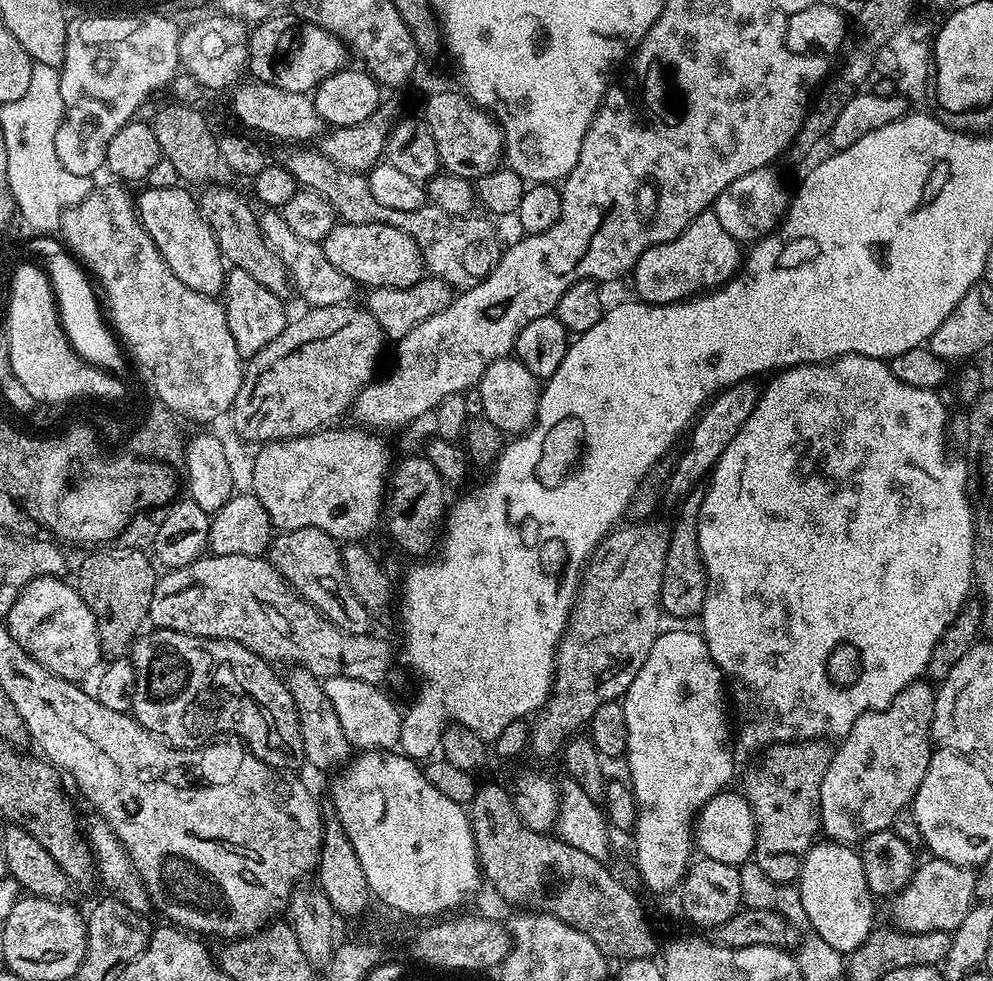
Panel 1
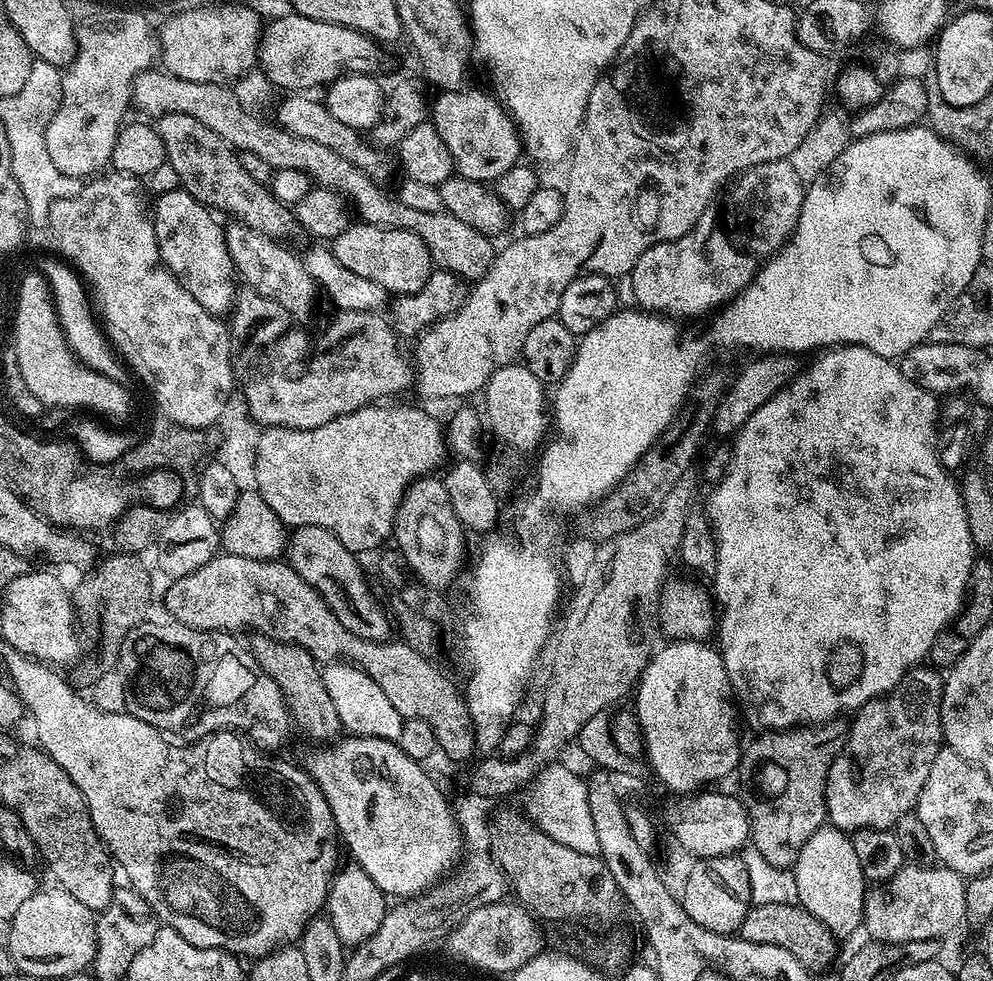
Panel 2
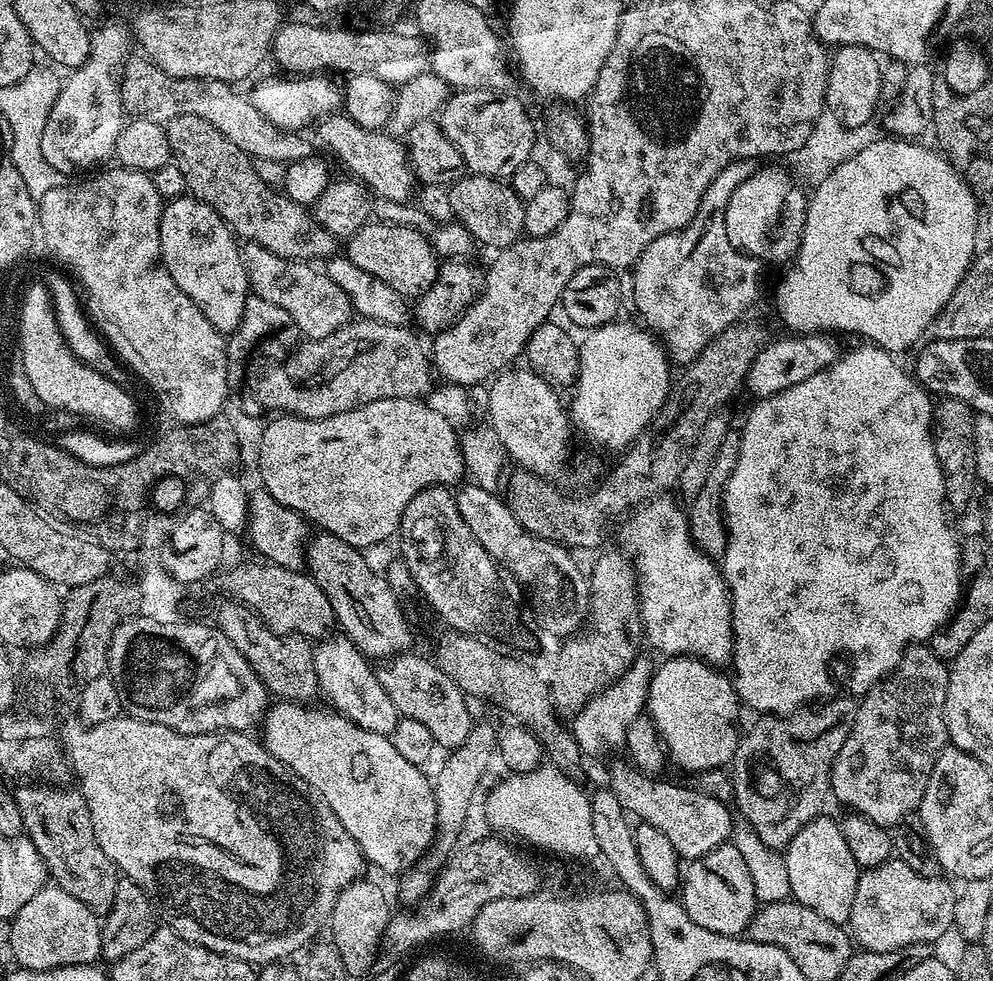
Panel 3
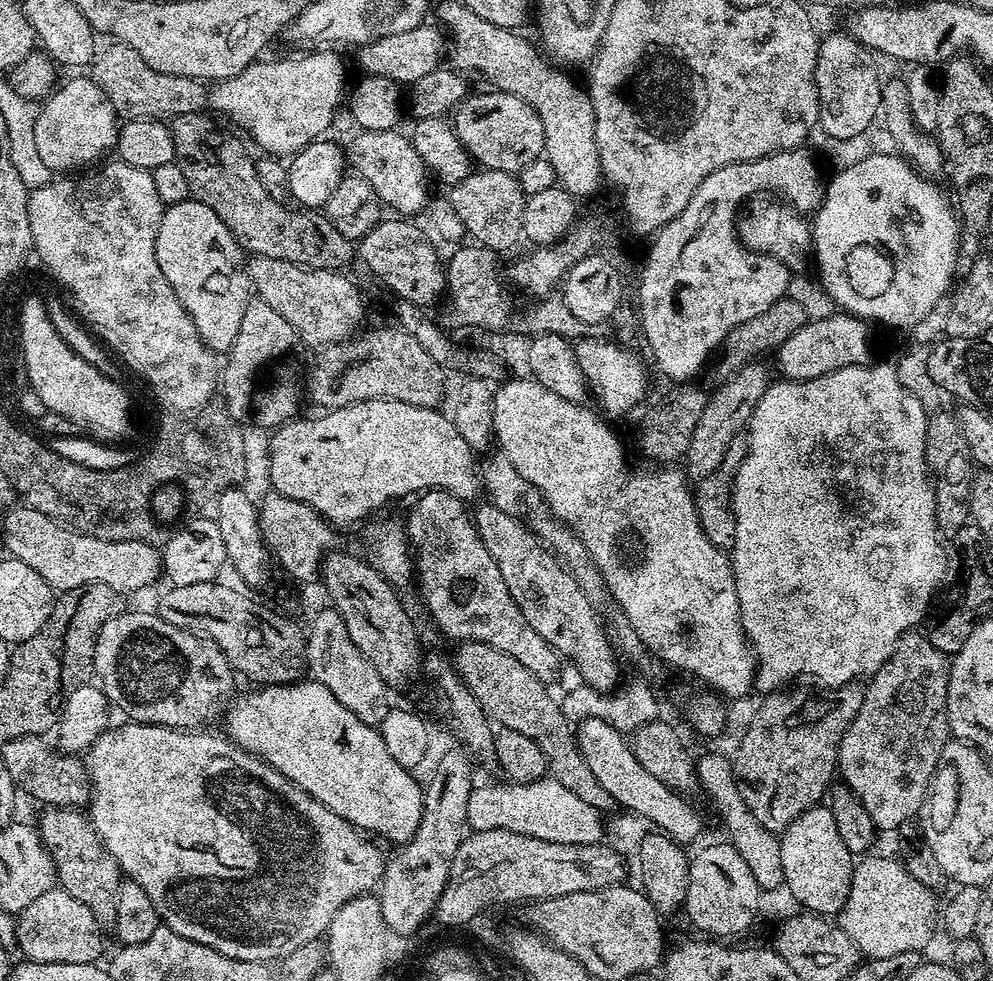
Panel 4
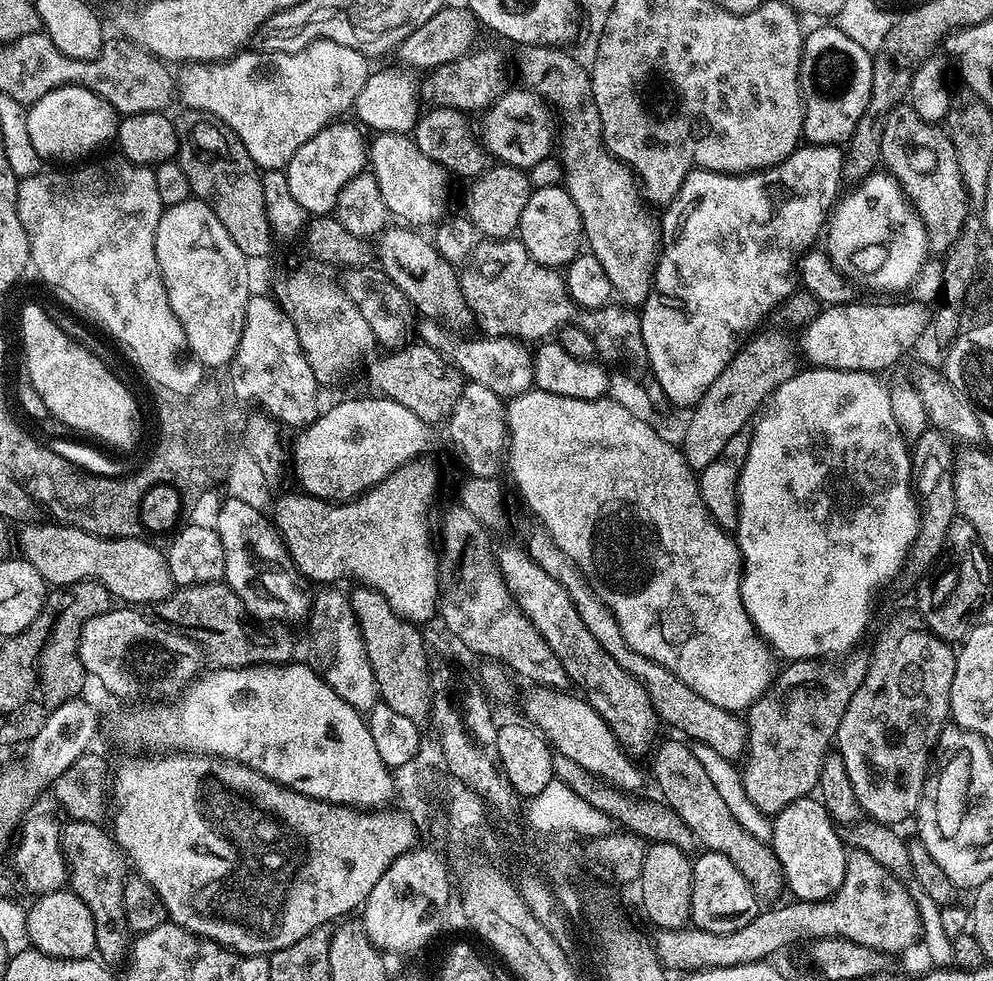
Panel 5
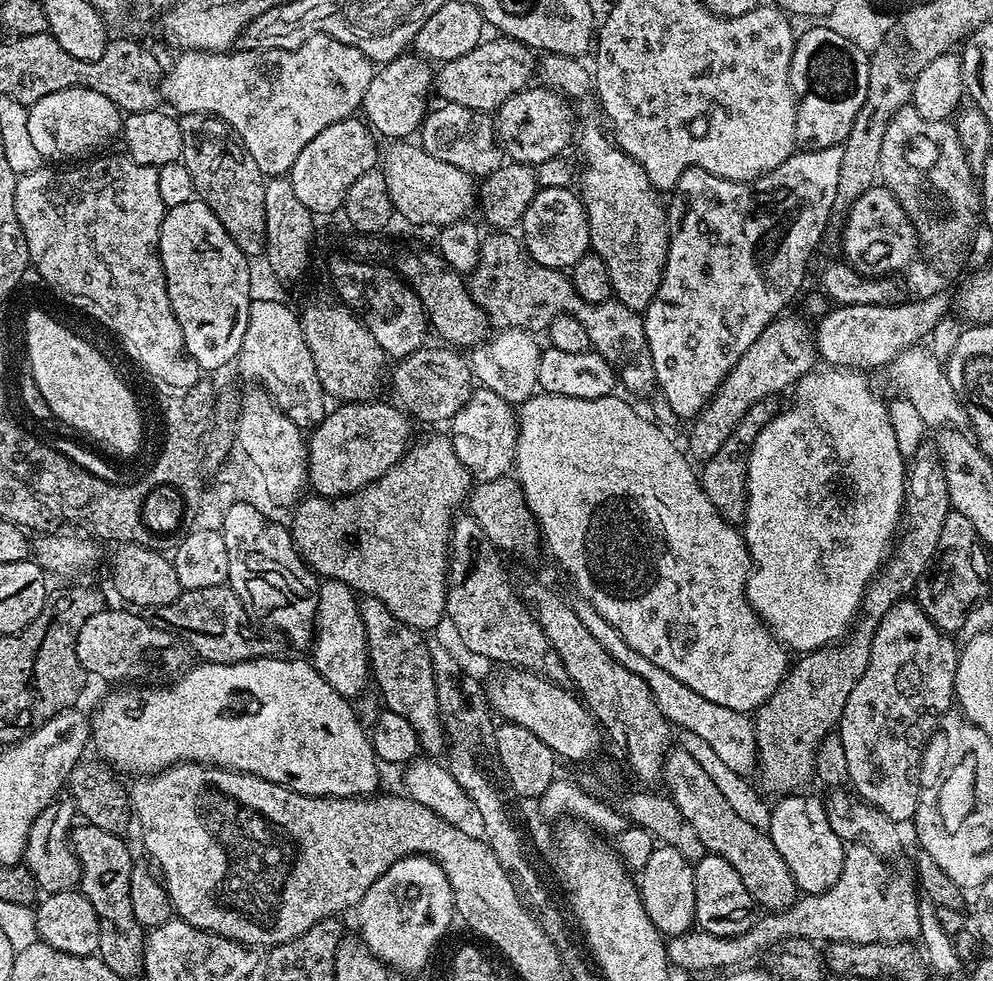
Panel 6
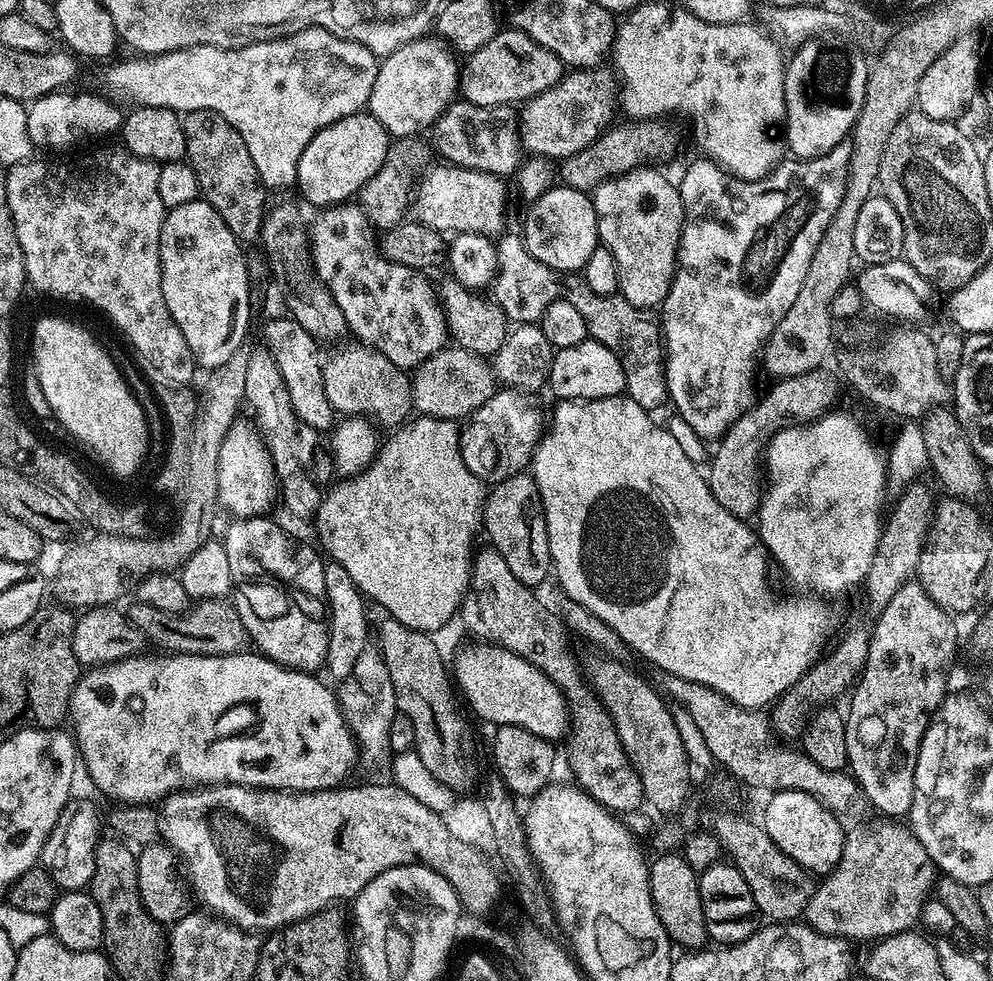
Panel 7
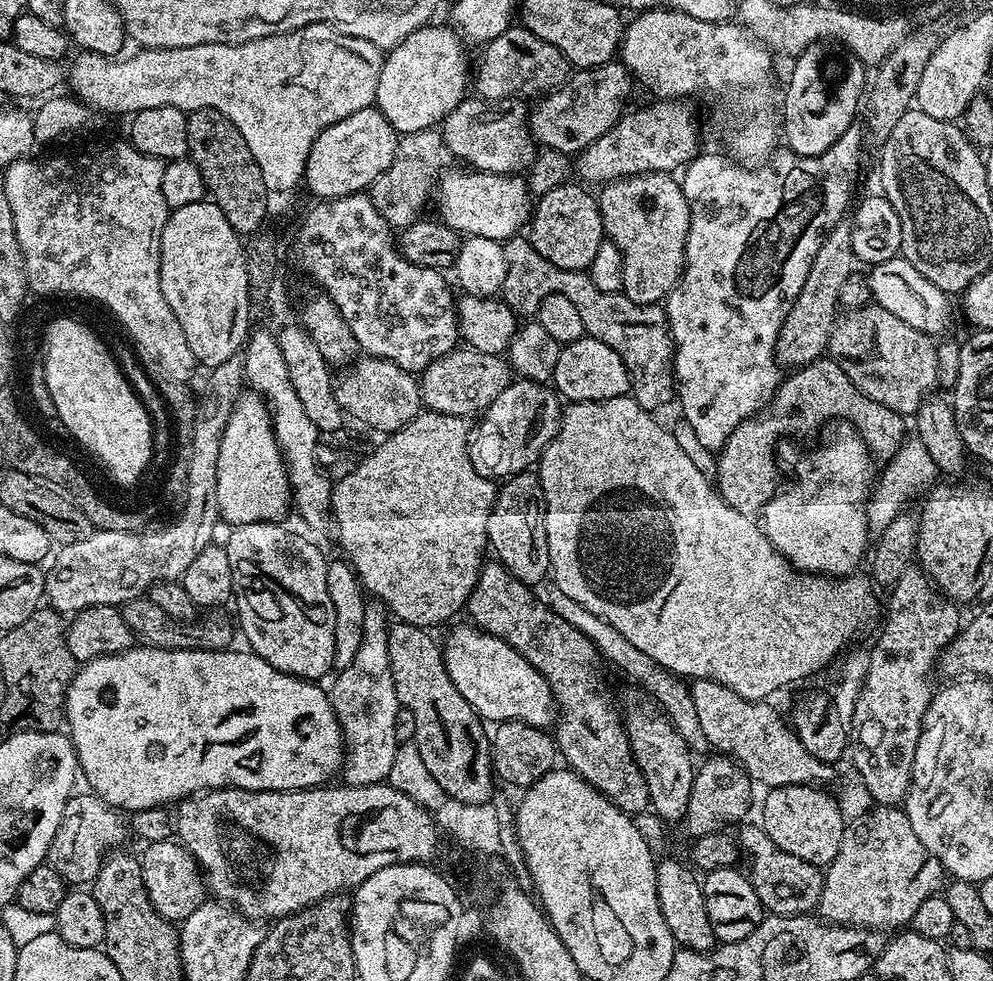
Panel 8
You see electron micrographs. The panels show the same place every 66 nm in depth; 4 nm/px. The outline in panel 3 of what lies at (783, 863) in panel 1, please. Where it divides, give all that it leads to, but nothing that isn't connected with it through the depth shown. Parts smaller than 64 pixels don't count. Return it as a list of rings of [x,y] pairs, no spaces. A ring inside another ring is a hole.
[[[841,694],[819,706],[805,706],[789,716],[764,716],[749,732],[745,731],[736,747],[736,757],[730,765],[730,779],[734,793],[734,804],[739,815],[766,846],[783,850],[788,843],[814,817],[825,811],[824,803],[830,800],[832,786],[832,763],[838,758],[838,750],[850,738],[854,726],[857,701],[847,694]]]

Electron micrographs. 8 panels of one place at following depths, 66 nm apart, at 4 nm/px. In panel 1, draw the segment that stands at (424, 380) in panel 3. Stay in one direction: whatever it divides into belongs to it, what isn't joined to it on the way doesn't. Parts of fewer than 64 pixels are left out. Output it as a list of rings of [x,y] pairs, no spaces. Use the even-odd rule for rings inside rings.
[[[351,303],[339,304],[338,306],[322,306],[321,308],[312,308],[308,310],[301,320],[293,319],[282,330],[282,334],[278,334],[278,338],[274,338],[274,342],[257,347],[256,352],[252,356],[252,361],[247,361],[244,370],[244,381],[238,390],[238,398],[234,398],[233,412],[235,425],[237,427],[237,434],[241,441],[253,440],[256,446],[263,446],[265,444],[273,444],[276,440],[293,440],[299,436],[308,436],[311,432],[321,431],[336,420],[340,415],[347,413],[353,402],[358,398],[358,394],[365,386],[372,383],[374,377],[377,375],[376,363],[380,360],[380,351],[386,345],[386,337],[384,331],[378,326],[378,322],[368,312],[367,307],[360,306],[360,308],[352,308]]]

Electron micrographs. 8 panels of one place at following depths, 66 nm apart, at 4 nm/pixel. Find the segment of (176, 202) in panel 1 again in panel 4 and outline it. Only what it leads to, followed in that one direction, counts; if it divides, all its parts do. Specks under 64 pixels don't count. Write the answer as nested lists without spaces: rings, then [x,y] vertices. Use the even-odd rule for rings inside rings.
[[[195,198],[167,205],[158,226],[156,257],[166,282],[178,294],[178,302],[190,314],[202,342],[216,352],[227,353],[234,338],[238,338],[242,314],[246,314],[250,281],[245,253],[222,218]]]

